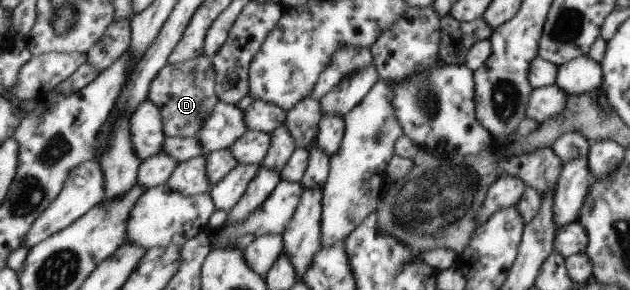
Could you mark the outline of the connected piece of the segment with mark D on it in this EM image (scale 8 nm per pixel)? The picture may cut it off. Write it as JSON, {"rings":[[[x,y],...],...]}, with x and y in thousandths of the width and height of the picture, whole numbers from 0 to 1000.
{"rings":[[[317,193],[295,221],[263,217],[238,286],[235,341],[256,376],[265,472],[311,472],[348,348],[346,331],[341,331],[341,234],[337,203]]]}

